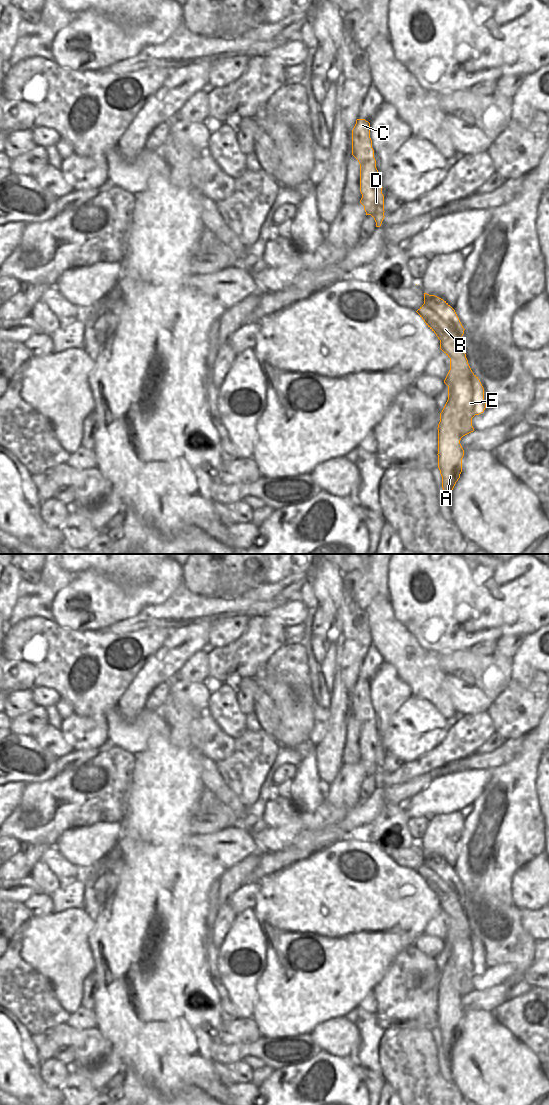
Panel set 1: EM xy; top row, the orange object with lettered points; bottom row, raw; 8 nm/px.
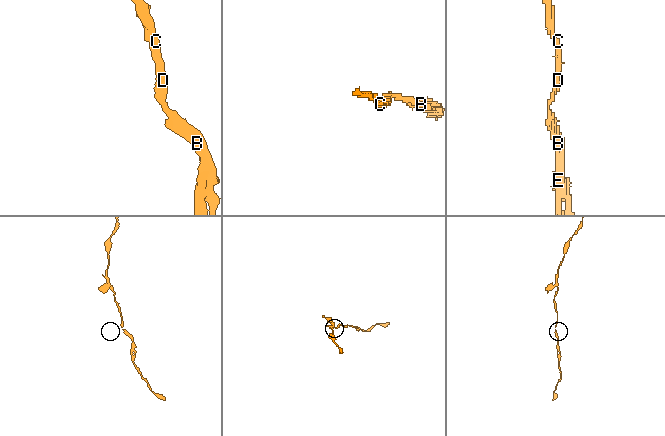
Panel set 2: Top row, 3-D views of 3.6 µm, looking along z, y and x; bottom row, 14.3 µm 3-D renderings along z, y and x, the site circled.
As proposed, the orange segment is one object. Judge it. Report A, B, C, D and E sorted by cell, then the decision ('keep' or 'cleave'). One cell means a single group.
A / B C D E | cleave

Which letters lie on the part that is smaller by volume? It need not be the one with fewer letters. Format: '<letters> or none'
A

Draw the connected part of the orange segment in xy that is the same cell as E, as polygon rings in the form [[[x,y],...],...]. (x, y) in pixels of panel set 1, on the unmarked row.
[[[424,853],[424,864],[416,872],[436,894],[440,900],[440,909],[450,918],[450,930],[444,943],[448,946],[448,957],[454,955],[458,958],[456,962],[456,988],[463,997],[474,991],[472,978],[483,973],[486,968],[484,948],[478,937],[472,932],[462,906],[462,896],[465,889],[455,870],[446,861],[435,855]]]

